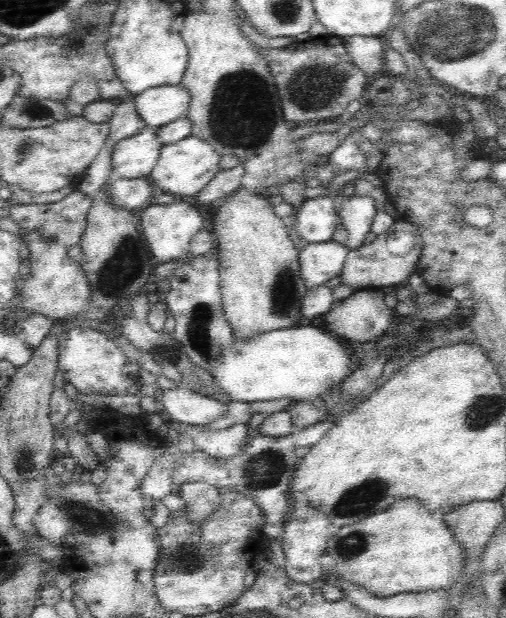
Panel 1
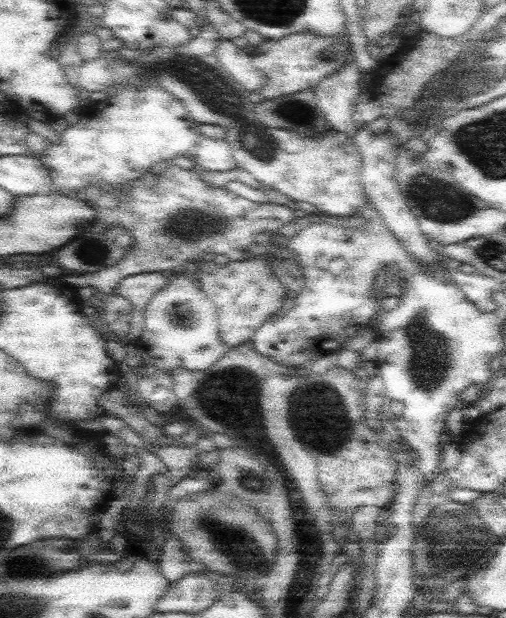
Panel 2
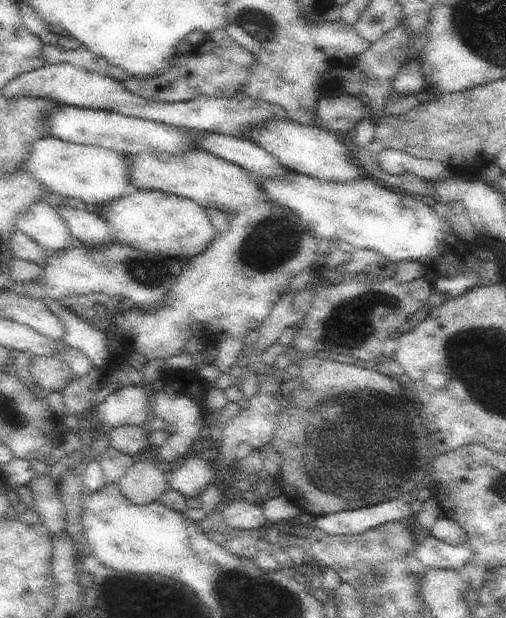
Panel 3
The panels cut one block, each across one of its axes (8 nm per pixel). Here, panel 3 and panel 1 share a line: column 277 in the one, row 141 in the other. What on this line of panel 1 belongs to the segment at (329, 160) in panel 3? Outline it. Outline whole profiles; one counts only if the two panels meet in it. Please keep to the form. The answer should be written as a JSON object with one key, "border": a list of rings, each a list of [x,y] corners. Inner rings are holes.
{"border":[[[146,128],[116,144],[111,156],[111,166],[120,178],[146,178],[156,164],[163,146],[156,131]]]}

